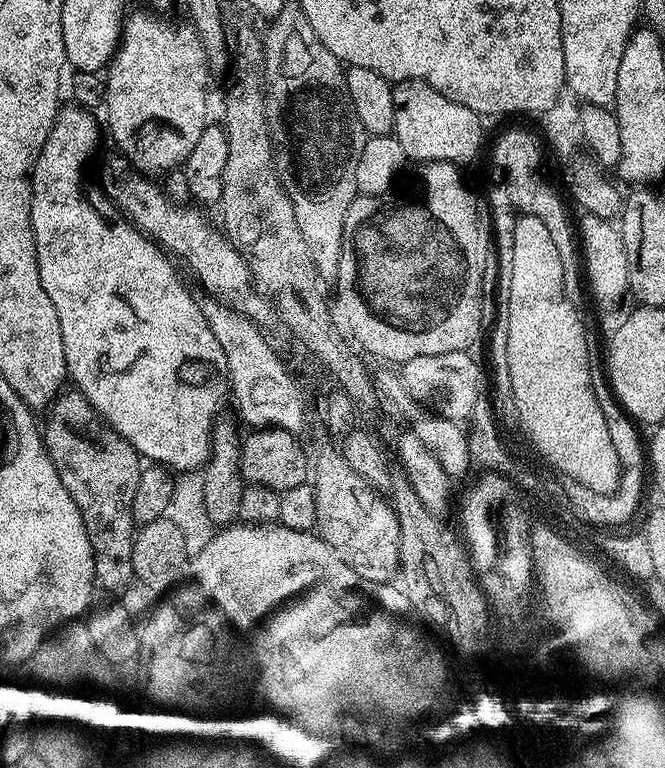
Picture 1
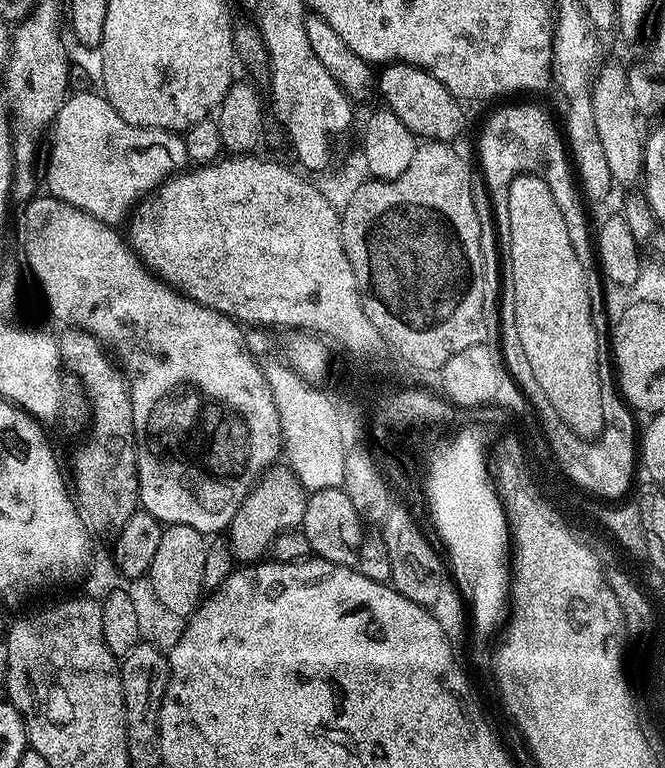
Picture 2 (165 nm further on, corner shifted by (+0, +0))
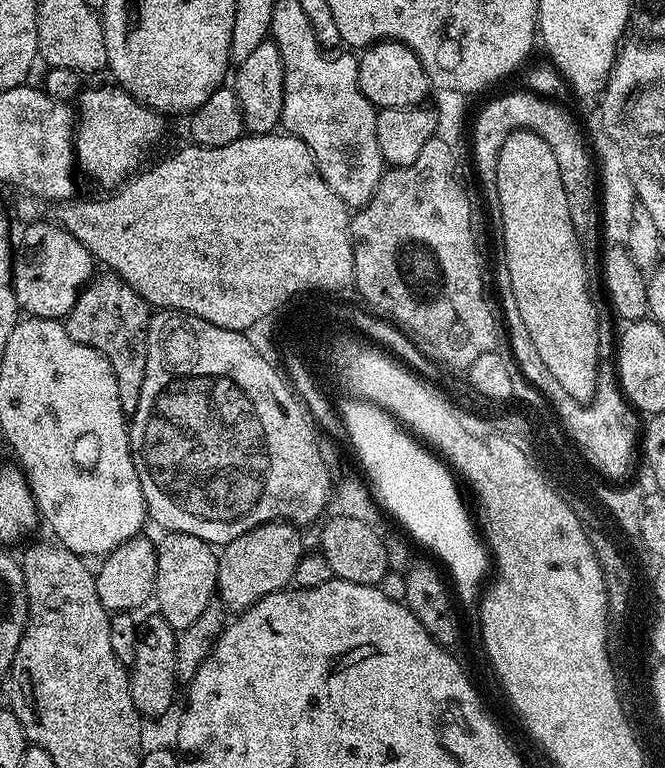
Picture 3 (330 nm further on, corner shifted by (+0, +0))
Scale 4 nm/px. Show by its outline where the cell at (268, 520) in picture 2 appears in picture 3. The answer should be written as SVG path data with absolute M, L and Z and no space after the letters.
M283 520L259 524L254 530L234 538L234 542L219 549L216 562L216 590L219 600L229 613L244 612L254 602L271 592L283 592L293 583L292 575L298 562L306 554L300 541L301 529Z

